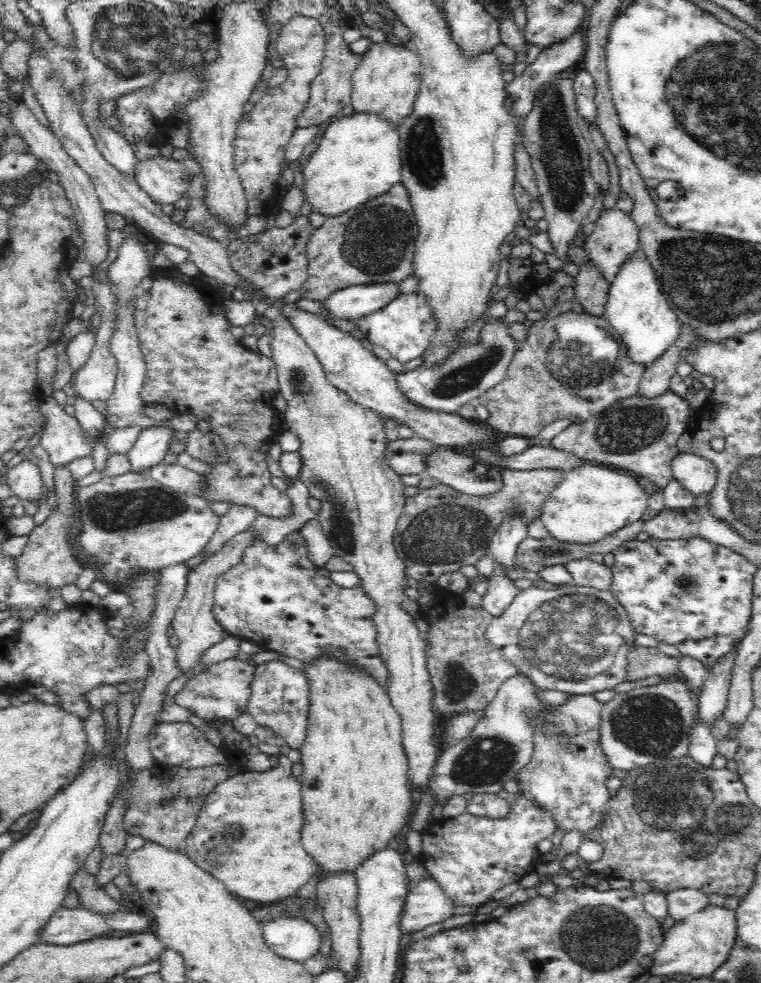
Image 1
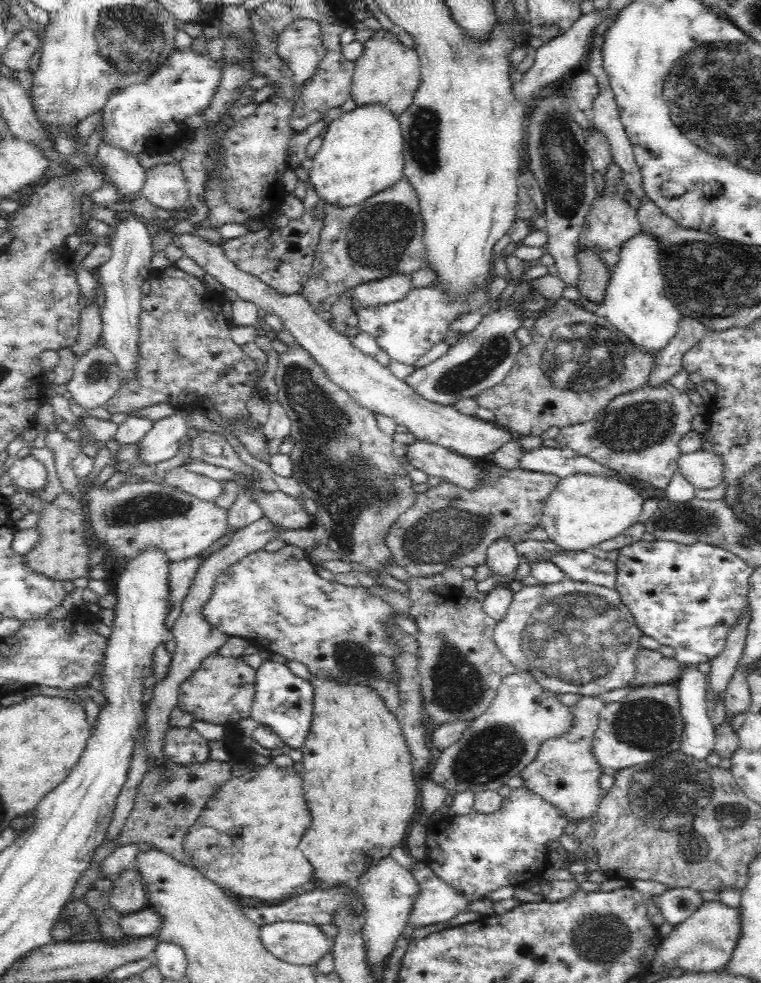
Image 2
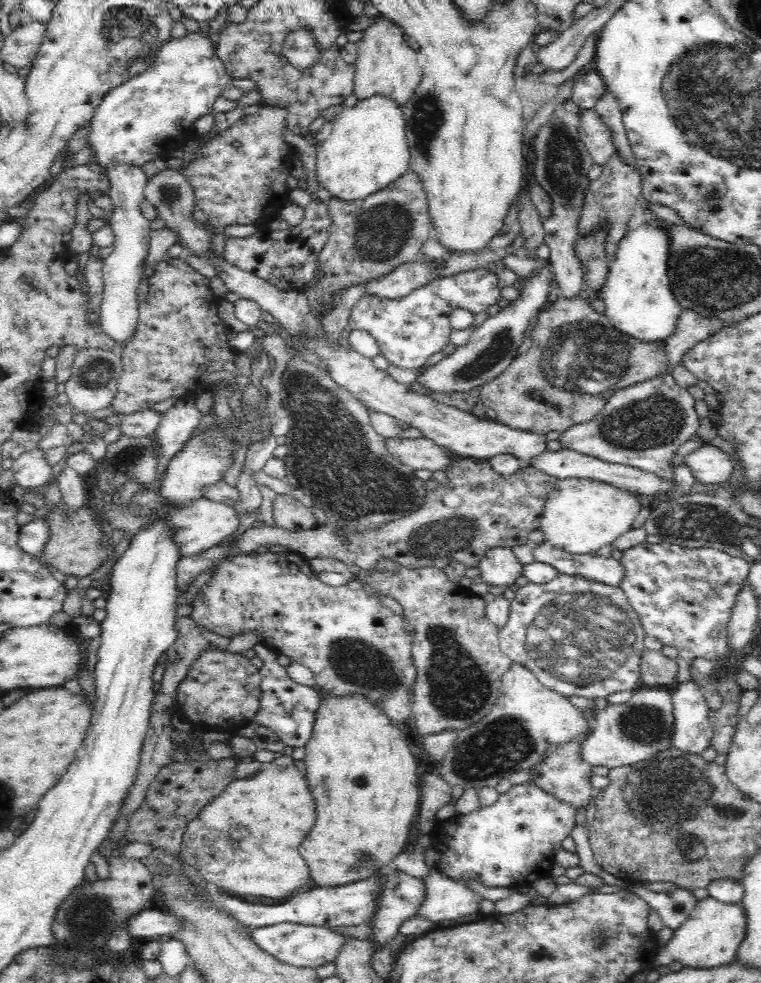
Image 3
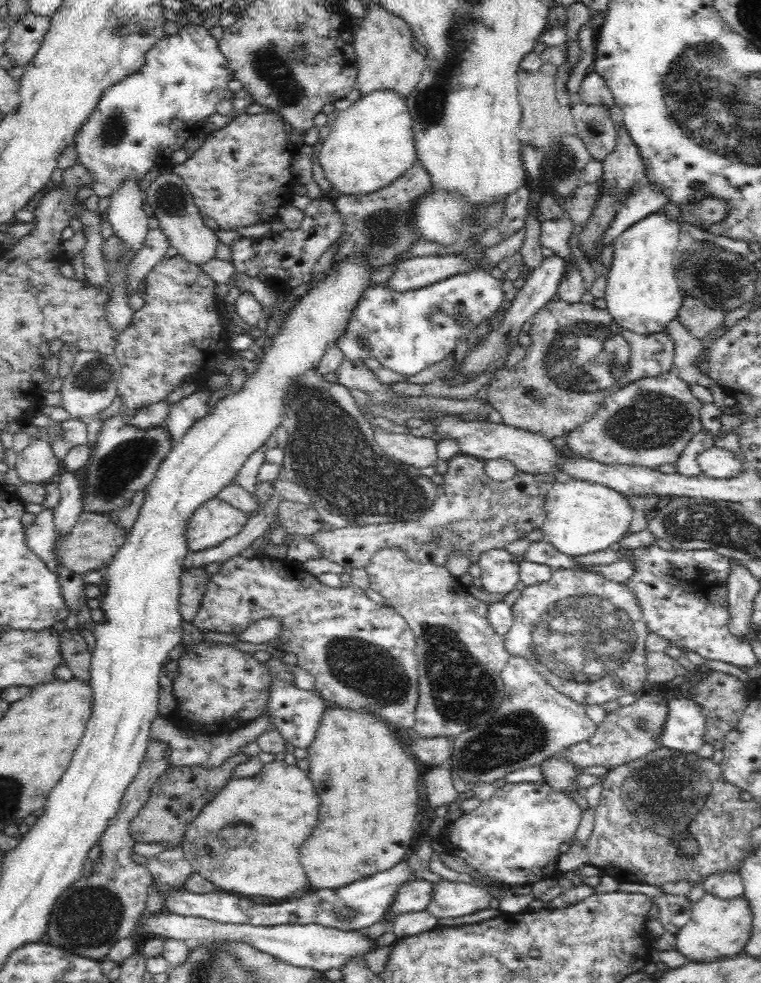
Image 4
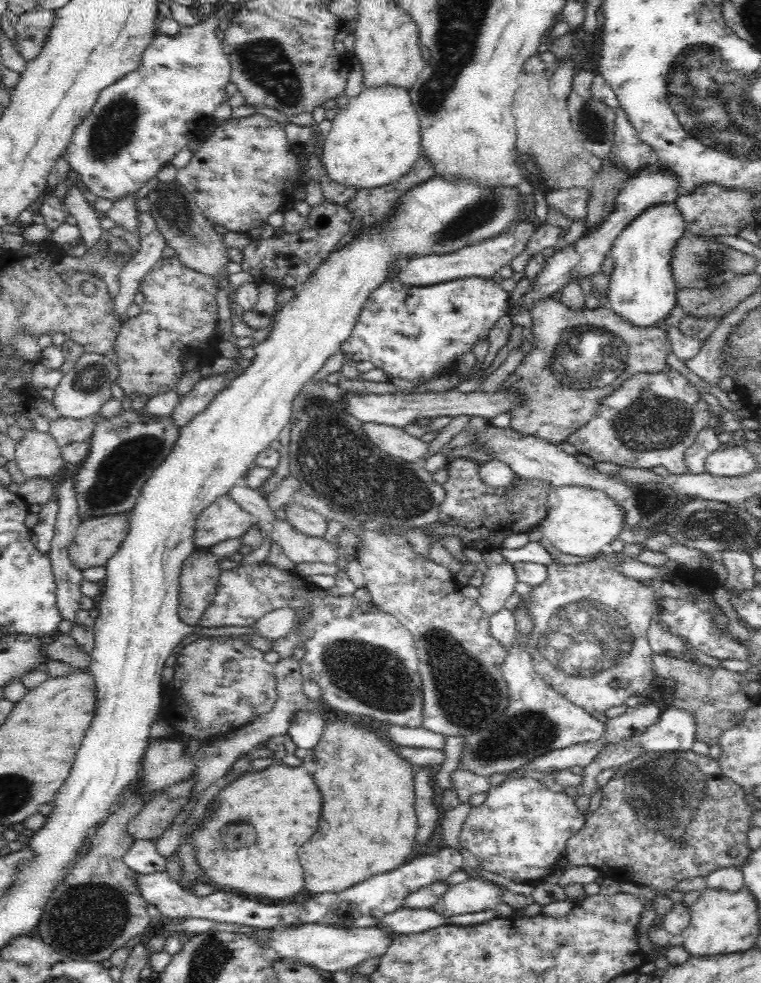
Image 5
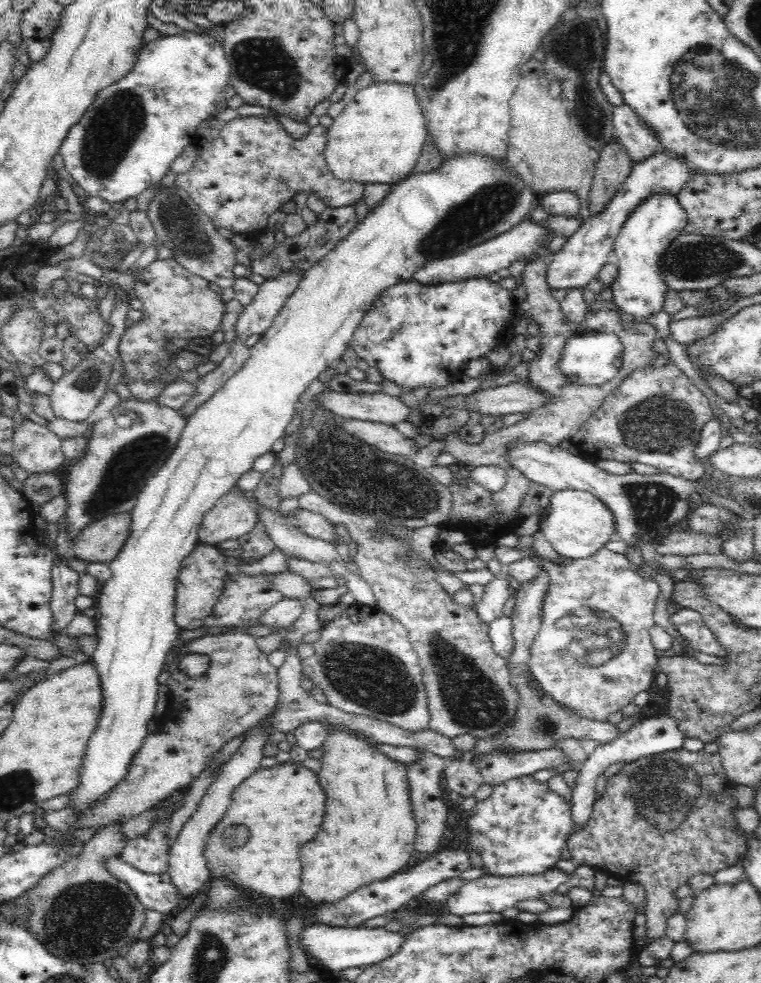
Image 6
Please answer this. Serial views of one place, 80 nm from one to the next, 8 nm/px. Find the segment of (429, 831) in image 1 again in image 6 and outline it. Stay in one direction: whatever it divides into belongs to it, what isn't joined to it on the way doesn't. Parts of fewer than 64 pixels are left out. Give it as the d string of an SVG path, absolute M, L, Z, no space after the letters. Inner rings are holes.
M532 775L518 776L493 787L486 800L478 801L469 810L467 823L468 844L481 856L483 867L495 876L538 875L547 872L561 859L560 852L574 828L571 807L566 799L552 791L547 783L536 781Z

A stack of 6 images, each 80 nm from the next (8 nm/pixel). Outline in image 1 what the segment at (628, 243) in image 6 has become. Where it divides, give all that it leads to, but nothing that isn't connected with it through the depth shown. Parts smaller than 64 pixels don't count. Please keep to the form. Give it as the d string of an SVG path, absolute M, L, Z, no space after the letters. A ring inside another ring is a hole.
M636 248L626 258L614 280L609 283L603 319L613 326L627 349L627 355L636 363L649 367L652 362L676 342L681 323L669 300L662 294L656 272L643 250Z

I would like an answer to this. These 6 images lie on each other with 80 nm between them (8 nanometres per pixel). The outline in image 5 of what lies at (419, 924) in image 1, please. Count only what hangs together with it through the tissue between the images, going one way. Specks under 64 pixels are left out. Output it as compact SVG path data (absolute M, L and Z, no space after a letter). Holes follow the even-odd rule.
M472 878L448 888L431 910L446 917L495 910L504 903L500 887L481 878Z

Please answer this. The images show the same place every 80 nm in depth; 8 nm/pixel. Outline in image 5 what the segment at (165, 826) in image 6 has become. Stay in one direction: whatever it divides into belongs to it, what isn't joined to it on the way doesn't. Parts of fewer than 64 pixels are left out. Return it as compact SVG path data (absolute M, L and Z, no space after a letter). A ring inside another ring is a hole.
M156 838L152 840L134 840L134 844L126 850L122 860L136 873L148 875L156 872L165 872L167 868L167 857L158 854Z

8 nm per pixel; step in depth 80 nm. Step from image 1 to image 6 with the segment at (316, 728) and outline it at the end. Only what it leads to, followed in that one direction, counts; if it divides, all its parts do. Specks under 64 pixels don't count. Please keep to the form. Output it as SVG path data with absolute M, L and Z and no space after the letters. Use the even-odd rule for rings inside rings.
M329 727L329 735L327 741L322 746L325 750L324 756L322 756L322 767L319 773L317 773L318 780L322 784L322 788L326 788L326 816L324 816L324 826L322 830L328 834L328 838L314 838L310 840L304 848L302 848L302 886L300 886L299 895L301 898L310 900L308 906L328 906L328 904L336 904L340 900L346 899L352 892L356 892L358 888L366 888L370 884L378 884L384 880L390 880L394 874L400 874L404 868L408 868L410 856L415 853L414 850L414 838L416 834L416 827L414 824L414 815L412 812L412 805L410 800L410 793L408 793L408 779L406 779L406 765L396 762L386 757L386 755L380 753L374 742L370 739L364 739L354 735L354 733L344 728Z

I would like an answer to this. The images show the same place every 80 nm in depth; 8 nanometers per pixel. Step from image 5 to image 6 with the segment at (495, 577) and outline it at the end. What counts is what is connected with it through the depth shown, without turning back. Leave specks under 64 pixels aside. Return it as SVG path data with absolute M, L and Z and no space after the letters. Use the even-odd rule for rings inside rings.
M505 571L497 575L492 582L485 586L485 592L477 604L478 619L489 624L503 615L504 604L508 600L508 581L504 579Z

